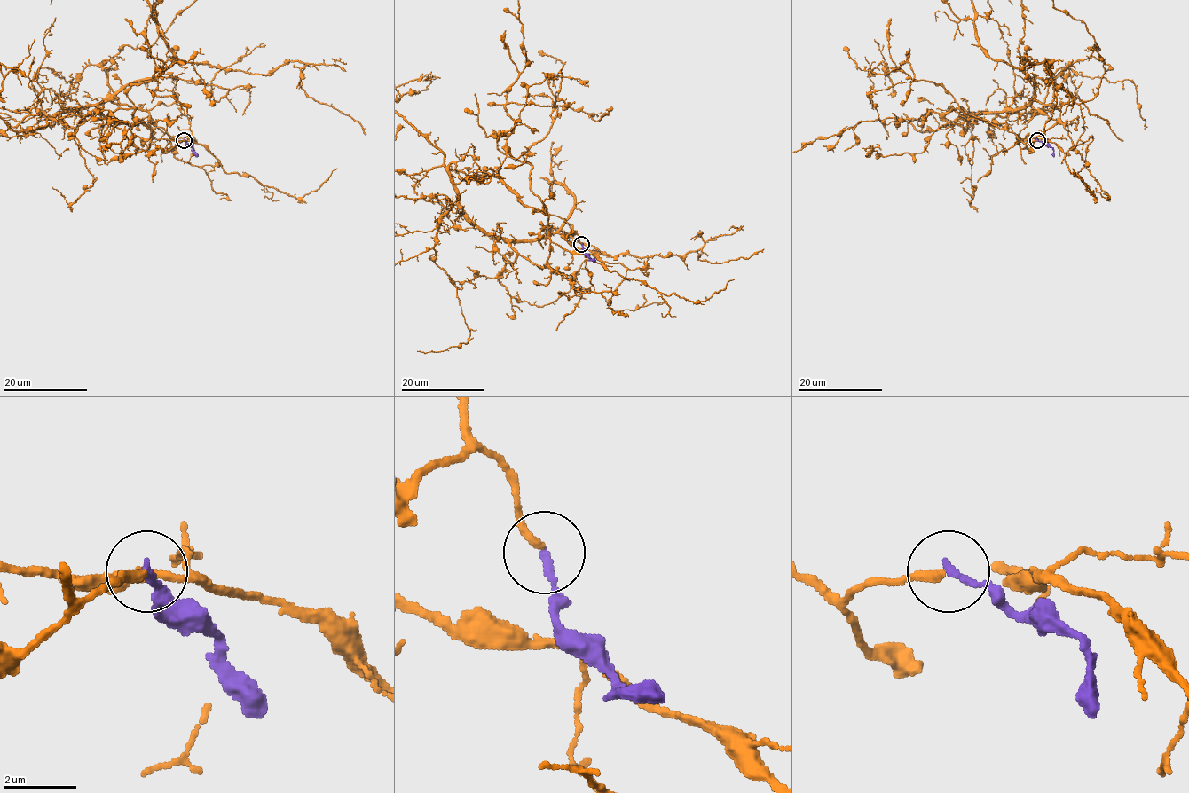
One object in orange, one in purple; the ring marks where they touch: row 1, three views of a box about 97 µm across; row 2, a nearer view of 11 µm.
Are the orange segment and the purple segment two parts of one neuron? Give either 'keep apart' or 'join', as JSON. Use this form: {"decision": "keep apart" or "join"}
{"decision": "join"}

